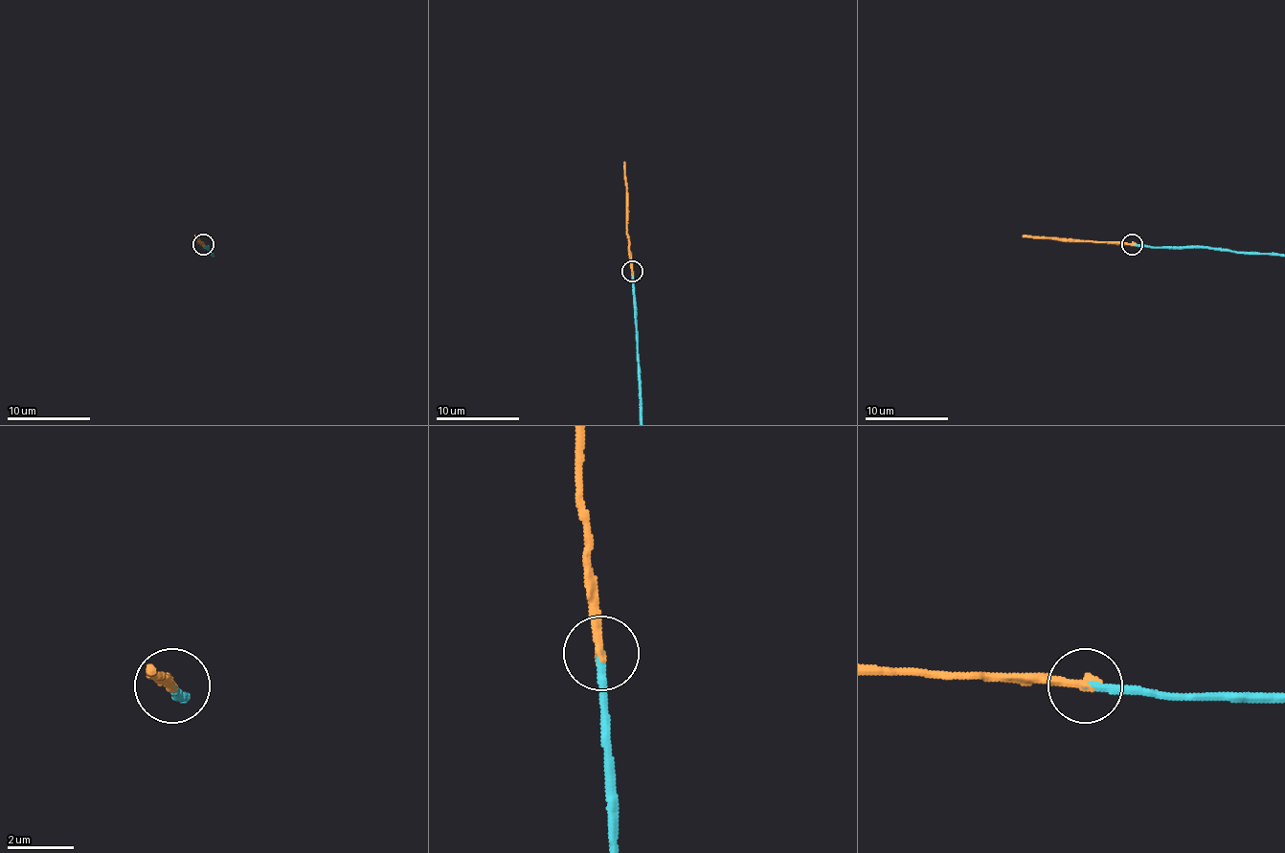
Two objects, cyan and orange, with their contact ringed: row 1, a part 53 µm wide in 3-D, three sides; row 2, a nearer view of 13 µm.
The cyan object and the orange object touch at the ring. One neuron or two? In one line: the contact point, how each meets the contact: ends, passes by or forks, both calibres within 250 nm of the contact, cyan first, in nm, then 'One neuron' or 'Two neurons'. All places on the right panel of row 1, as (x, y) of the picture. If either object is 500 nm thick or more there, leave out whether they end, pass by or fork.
Place: (1132, 244). At the ring cyan ends. At the ring orange ends. Thickness 260 nm (cyan) against 280 nm. One neuron

